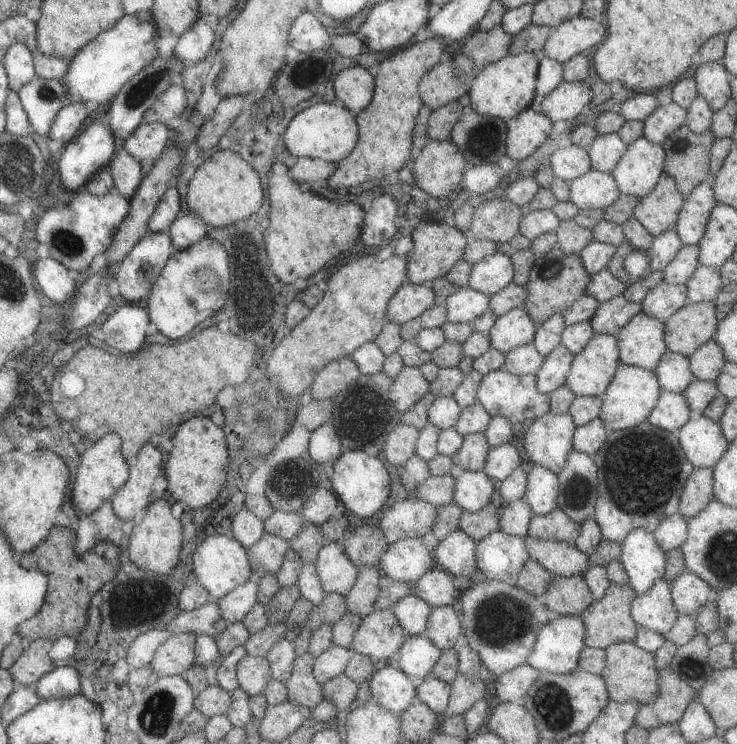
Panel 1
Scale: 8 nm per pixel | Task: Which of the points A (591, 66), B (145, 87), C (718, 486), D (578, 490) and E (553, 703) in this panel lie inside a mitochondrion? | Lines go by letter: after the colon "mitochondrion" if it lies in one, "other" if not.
A: other
B: mitochondrion
C: other
D: mitochondrion
E: mitochondrion

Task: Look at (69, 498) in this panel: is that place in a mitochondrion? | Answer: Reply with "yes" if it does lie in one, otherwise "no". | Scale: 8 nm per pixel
no

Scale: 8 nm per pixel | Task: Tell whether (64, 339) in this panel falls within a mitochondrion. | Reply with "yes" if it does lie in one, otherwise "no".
no

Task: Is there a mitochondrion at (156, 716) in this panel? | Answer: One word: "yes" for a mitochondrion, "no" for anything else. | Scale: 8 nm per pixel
yes

